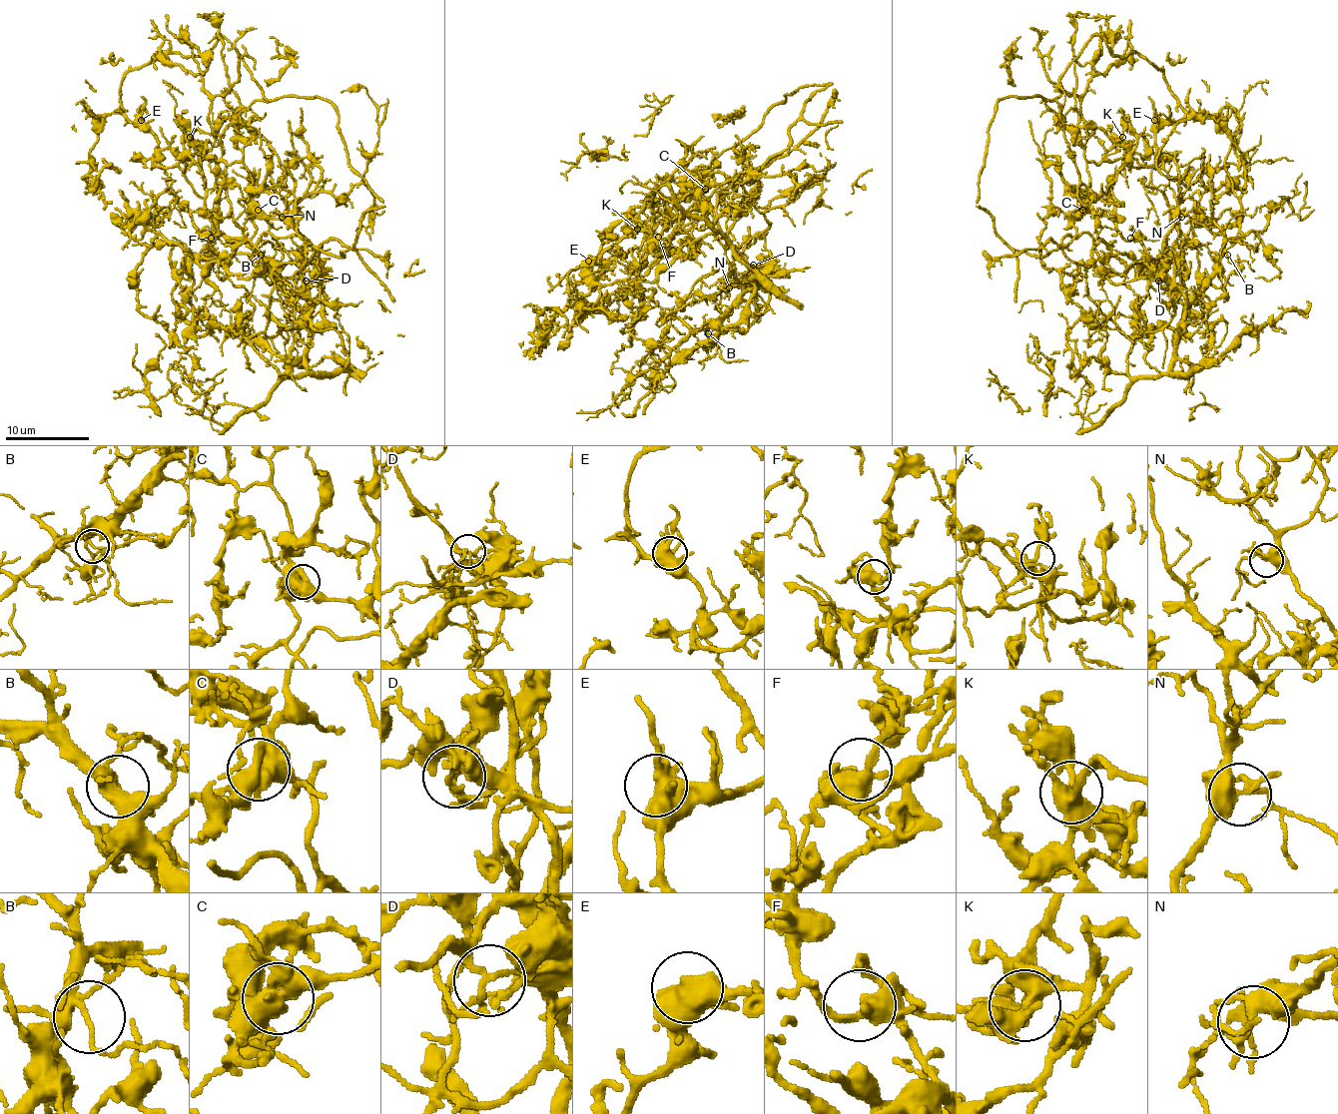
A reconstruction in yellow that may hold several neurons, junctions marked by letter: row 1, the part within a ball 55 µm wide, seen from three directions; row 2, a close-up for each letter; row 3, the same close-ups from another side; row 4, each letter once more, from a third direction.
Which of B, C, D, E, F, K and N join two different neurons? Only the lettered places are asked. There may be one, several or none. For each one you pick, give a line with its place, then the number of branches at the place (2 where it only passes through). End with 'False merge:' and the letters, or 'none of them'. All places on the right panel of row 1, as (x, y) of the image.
C: (1082, 210) | 3
D: (1158, 280) | 4
False merge: C, D

